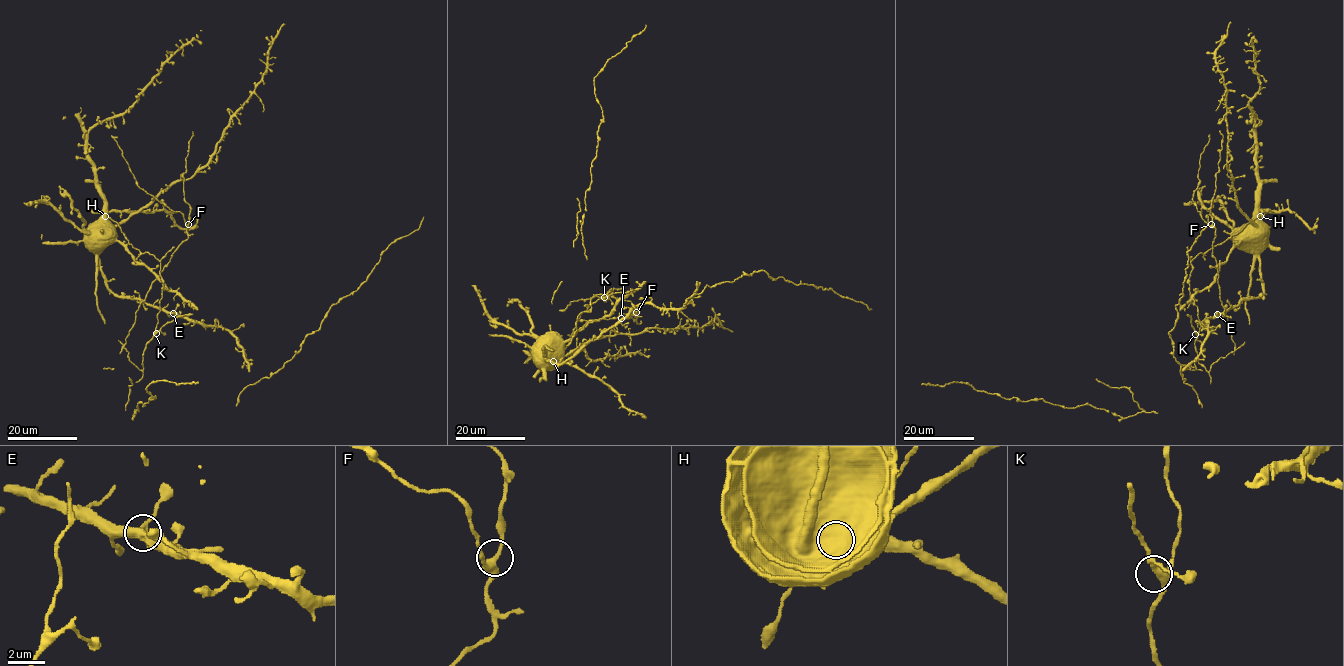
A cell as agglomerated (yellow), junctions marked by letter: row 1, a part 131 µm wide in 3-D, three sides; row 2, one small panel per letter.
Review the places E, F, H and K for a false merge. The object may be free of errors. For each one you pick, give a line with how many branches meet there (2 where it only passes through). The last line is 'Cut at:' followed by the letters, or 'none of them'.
Cut at: none of them

